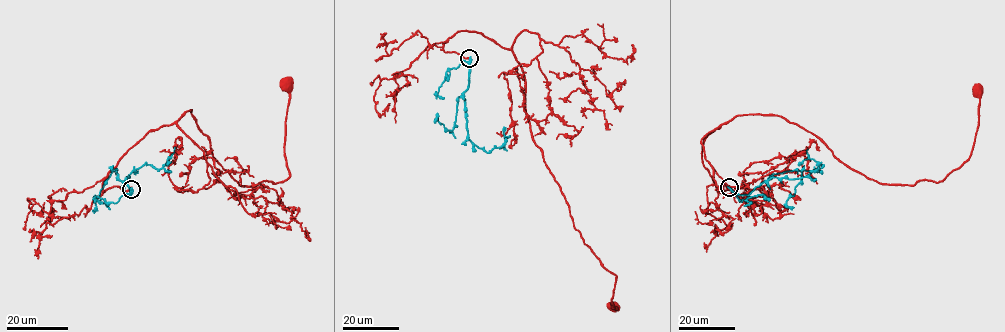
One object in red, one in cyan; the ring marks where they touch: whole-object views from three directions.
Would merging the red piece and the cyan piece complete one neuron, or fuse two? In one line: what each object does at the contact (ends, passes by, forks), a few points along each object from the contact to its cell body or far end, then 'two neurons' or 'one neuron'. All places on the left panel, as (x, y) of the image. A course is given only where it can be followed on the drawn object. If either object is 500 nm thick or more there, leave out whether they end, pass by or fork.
red ends there; cyan ends there; red runs (130, 189), (102, 194), (129, 149), (191, 110), (240, 185), (282, 182), (289, 176), (285, 82); cyan runs (131, 189), (130, 197), (129, 188), (123, 181), (141, 166), (149, 165), (160, 169), (169, 159), (167, 165); two neurons

